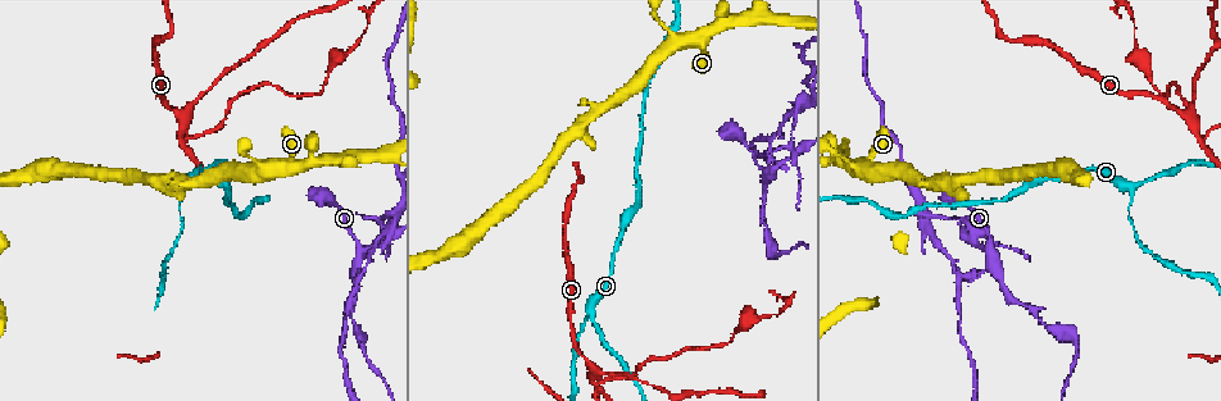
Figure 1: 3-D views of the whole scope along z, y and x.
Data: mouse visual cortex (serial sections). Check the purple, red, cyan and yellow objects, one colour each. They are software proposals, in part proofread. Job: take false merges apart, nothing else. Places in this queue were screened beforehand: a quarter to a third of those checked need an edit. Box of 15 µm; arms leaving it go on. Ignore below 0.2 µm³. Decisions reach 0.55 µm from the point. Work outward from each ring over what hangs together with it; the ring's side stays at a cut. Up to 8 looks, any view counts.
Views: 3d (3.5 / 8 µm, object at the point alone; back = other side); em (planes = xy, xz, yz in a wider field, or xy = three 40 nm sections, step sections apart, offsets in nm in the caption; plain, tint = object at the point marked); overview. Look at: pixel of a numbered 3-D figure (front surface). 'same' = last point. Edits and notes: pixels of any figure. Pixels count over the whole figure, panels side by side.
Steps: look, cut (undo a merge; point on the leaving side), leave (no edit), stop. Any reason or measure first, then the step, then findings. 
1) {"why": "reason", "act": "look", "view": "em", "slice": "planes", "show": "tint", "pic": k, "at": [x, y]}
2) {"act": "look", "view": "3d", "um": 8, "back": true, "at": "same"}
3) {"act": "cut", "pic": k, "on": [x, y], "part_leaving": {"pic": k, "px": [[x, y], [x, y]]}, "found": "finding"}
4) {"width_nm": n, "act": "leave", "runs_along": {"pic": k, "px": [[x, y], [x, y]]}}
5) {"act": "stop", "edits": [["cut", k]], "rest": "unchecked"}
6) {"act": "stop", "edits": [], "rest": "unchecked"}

{"act": "look", "view": "3d", "um": 8, "pic": 1, "at": [178, 209]}

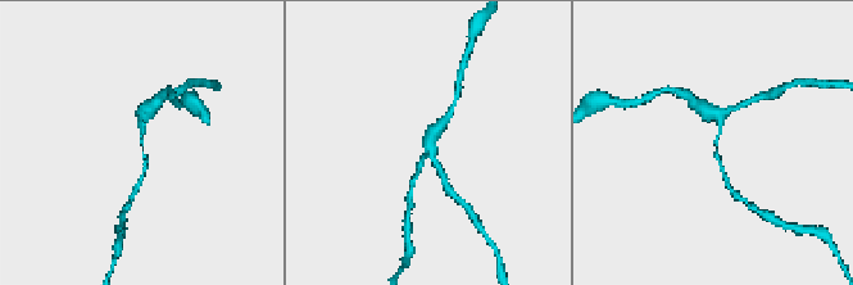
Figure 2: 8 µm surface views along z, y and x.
{"why": "closer look", "act": "look", "view": "3d", "um": 3.5, "pic": 2, "at": [714, 145]}

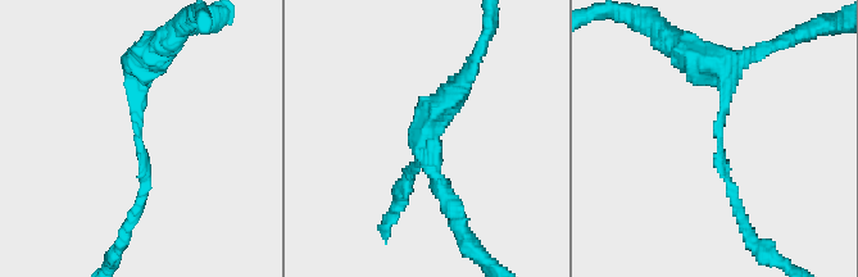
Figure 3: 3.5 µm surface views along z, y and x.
{"arm_widths_nm": [150, 300], "act": "leave", "runs_along": {"pic": 3, "px": [[708, 60], [727, 73], [717, 155], [740, 214]]}, "found": "continuous, no second cell"}

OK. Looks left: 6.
{"why": "narrows sharply", "act": "look", "view": "3d", "um": 3.5, "pic": 1, "at": [1040, 318]}

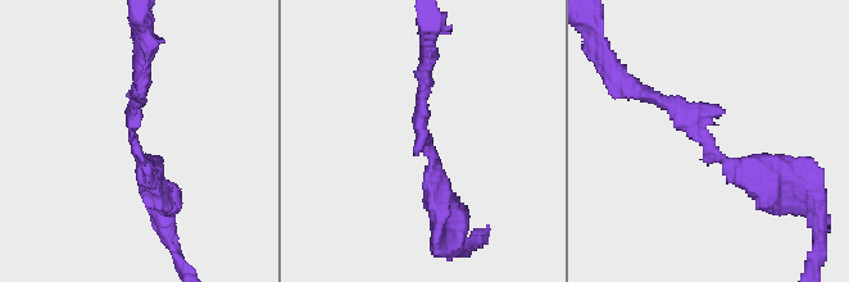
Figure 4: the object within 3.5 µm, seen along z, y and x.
{"arm_widths_nm": [150, 250], "act": "leave", "runs_along": {"pic": 4, "px": [[639, 89], [766, 183]]}, "found": "one cell here"}

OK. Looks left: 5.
{"why": "sharp bend", "act": "look", "view": "3d", "um": 8, "pic": 1, "at": [381, 238]}

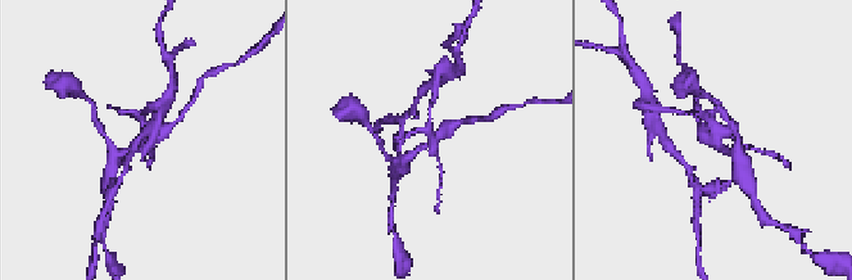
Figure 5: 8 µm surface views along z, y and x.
{"act": "look", "view": "3d", "um": 3.5, "pic": 5, "at": [143, 140]}

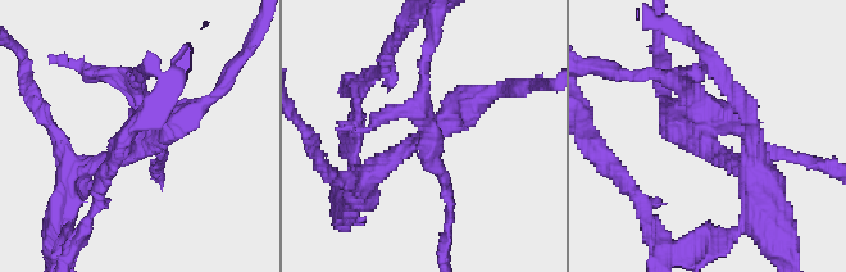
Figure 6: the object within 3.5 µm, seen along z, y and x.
{"why": "shape alone is not enough", "act": "look", "view": "em", "slice": "planes", "show": "tint", "pic": 6, "at": [149, 138]}

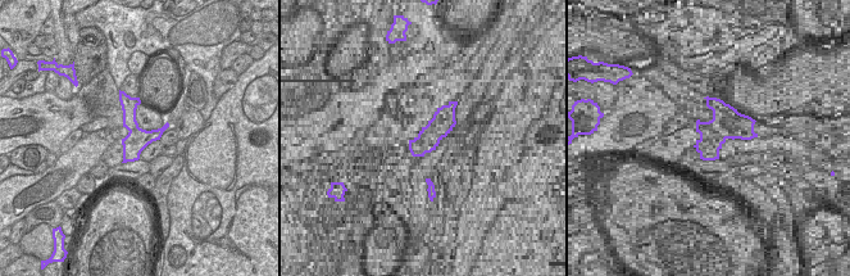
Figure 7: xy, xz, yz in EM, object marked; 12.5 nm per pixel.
{"act": "cut", "pic": 6, "on": [87, 221], "part_leaving": {"pic": 6, "px": [[148, 125], [135, 94], [139, 73]]}, "found": "a second cell is stuck on"}

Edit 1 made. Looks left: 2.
{"act": "stop", "edits": [["cut", 6]], "rest": "unchecked"}

